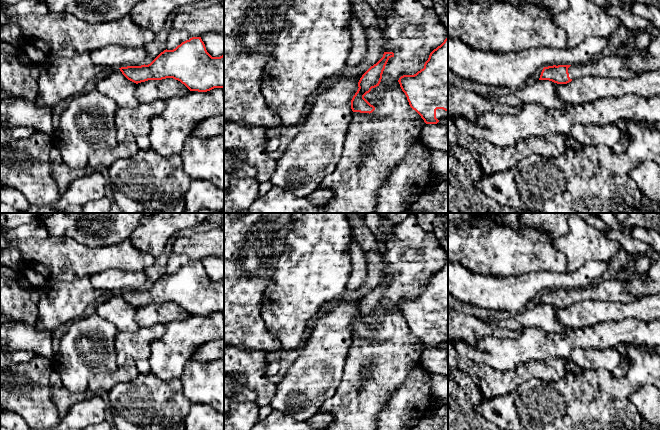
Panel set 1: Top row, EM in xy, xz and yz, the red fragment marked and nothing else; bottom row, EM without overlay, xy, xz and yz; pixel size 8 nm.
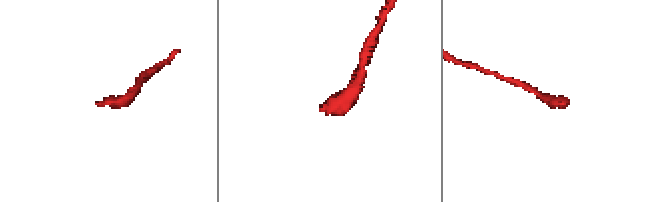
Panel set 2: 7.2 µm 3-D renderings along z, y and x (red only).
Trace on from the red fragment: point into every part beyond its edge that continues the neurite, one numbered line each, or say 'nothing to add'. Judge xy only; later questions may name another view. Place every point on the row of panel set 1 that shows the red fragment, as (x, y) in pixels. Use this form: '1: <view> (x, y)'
nothing to add

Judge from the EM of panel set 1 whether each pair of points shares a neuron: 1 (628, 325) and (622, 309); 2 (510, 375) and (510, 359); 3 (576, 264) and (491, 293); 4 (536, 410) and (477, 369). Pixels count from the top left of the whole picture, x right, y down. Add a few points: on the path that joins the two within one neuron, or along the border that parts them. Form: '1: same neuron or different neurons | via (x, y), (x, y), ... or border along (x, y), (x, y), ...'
1: different neurons | border along (602, 321), (636, 318), (648, 323)
2: different neurons | border along (487, 363), (497, 369), (515, 367)
3: different neurons | border along (589, 262), (586, 262), (577, 270), (567, 272)
4: different neurons | border along (510, 393), (488, 399)

